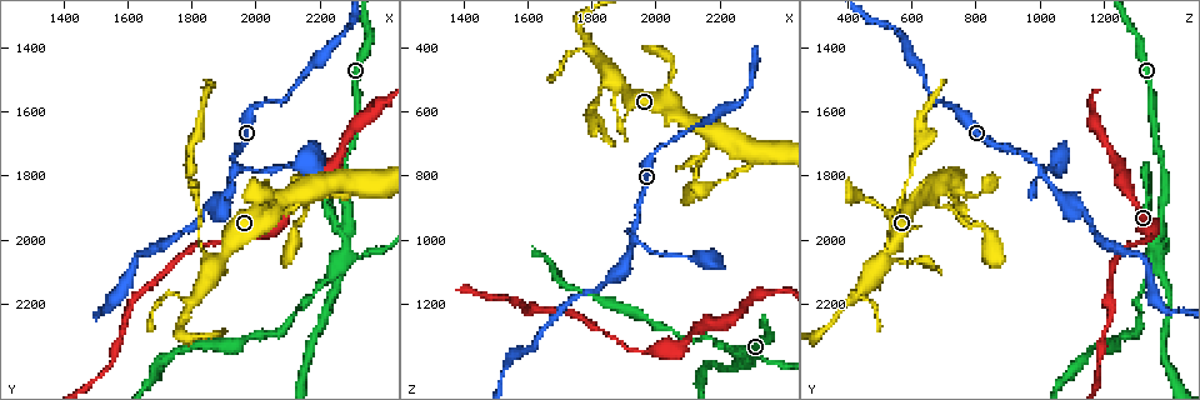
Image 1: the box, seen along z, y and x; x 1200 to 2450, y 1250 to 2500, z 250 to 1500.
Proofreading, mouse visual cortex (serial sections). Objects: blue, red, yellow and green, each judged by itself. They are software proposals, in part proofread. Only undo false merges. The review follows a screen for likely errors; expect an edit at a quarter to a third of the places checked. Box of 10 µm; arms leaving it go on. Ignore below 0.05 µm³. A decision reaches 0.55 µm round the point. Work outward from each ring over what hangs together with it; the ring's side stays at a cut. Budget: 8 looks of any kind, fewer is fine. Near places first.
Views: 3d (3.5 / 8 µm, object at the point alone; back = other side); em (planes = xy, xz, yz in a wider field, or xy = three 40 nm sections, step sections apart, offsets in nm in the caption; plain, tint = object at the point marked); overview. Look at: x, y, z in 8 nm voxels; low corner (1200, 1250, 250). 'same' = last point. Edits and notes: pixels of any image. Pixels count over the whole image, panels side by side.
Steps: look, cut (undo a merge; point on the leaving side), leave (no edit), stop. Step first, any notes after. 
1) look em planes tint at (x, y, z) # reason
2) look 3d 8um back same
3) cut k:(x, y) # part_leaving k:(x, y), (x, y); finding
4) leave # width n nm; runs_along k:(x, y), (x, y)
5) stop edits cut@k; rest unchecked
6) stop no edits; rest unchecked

look 3d 8um at (1930, 1780, 1010) # arms part here

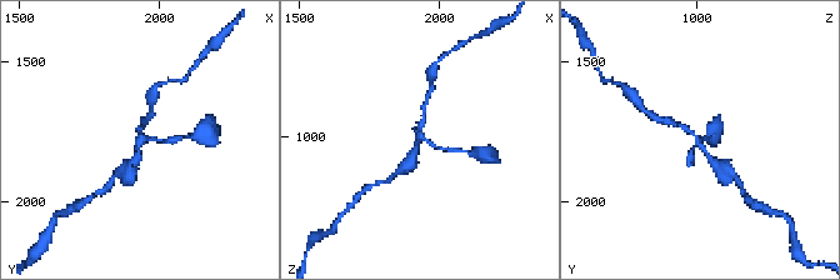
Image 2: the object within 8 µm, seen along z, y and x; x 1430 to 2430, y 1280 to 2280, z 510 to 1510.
look em planes tint same # shape alone is not enough

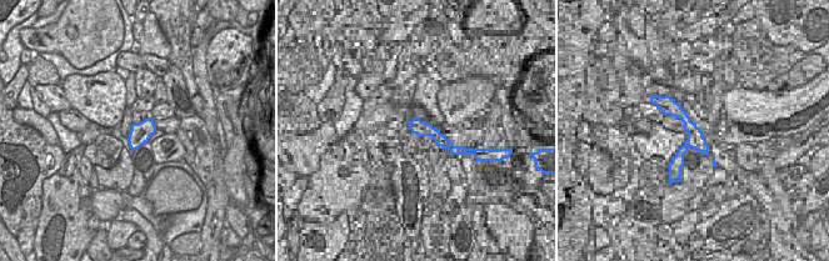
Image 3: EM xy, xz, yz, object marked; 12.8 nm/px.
leave # runs_along 2:(669, 121), (691, 131), (720, 165); all the same cell

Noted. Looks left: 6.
look 3d 3.5um at (2260, 2080, 1360) # calibre changes

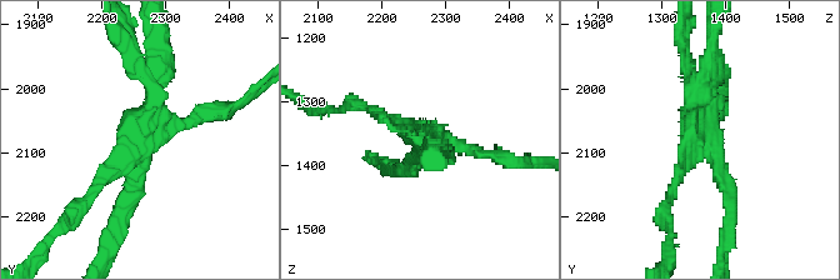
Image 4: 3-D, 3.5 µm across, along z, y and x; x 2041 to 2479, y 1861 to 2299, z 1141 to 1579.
look em planes tint at (2265, 2080, 1355) # arms 4; arm_widths 150, 150, 200, 200 nm; need the tissue

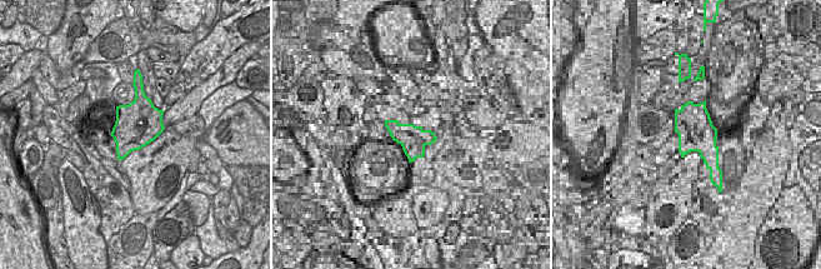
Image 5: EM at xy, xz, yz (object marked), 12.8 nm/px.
look em xy step 3 tint same # cut it another way

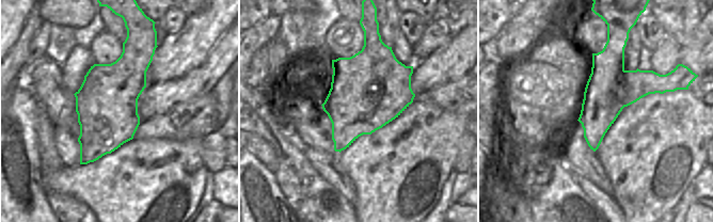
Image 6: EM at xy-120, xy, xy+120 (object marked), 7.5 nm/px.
cut 4:(384, 116) # part_leaving 4:(698, 101), (698, 140), (669, 201); a second cell is stuck on

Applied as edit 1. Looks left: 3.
look overview # see it whole again

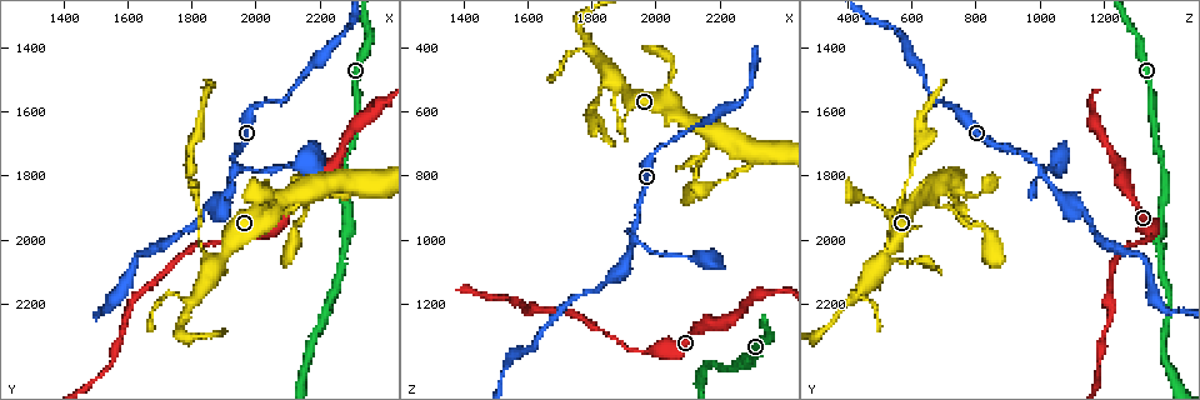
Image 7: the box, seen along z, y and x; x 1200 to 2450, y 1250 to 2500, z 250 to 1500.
look 3d 8um at (1870, 2070, 510) # three arms meet

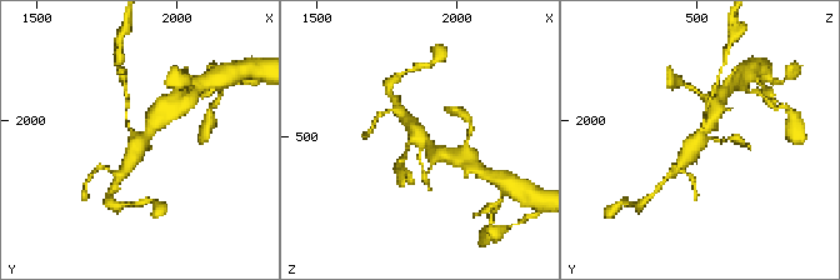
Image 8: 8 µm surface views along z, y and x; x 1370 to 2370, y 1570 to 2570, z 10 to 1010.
look em planes tint same # need the tissue

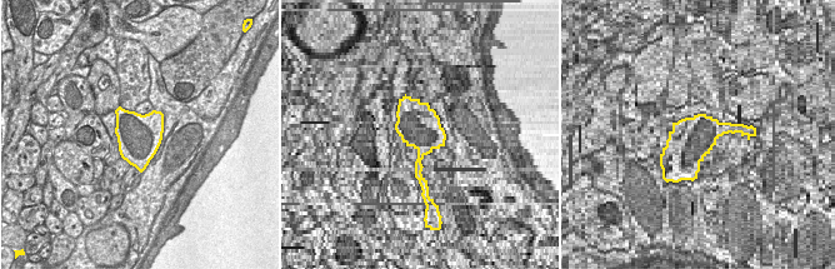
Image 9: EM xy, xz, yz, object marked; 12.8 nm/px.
cut 8:(128, 106) # part_leaving 8:(129, 128), (126, 118), (128, 95), (123, 79); two cells meet here

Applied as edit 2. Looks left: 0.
stop edits cut@4, cut@8; rest unchecked

